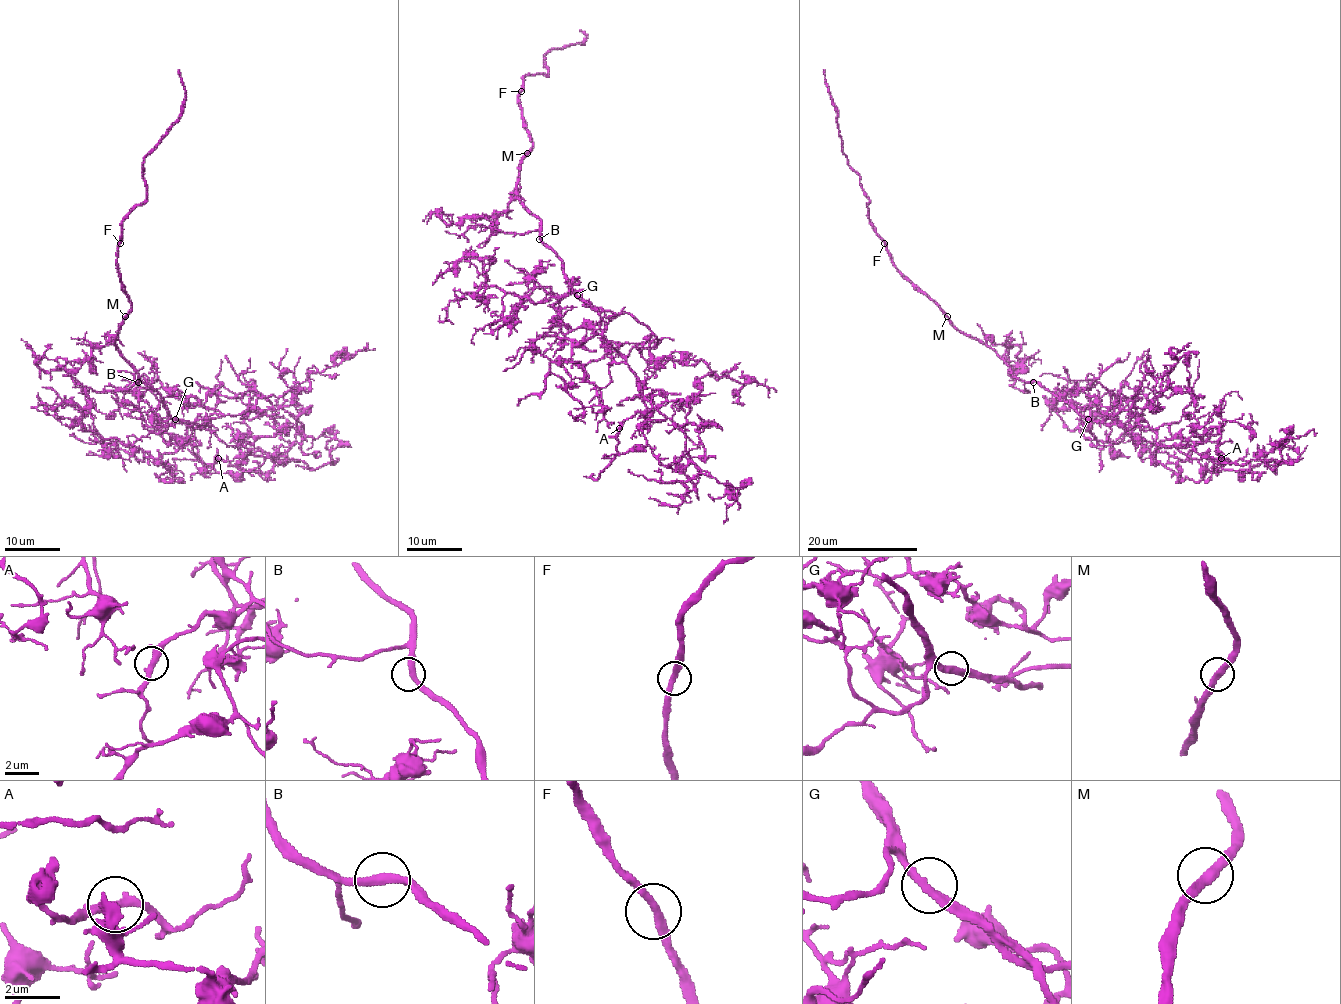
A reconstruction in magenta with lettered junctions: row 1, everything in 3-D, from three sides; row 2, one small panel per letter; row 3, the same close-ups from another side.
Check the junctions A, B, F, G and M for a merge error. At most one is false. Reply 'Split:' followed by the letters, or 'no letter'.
Split: no letter

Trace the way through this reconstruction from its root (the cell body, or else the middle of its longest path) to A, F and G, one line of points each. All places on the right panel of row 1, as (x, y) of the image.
A: (1031, 382), (1085, 418), (1127, 429), (1146, 426), (1160, 445), (1192, 447), (1210, 461), (1221, 458)
F: (1031, 382), (1021, 382), (991, 348), (963, 334), (895, 266), (884, 243)
G: (1031, 382), (1038, 382), (1088, 419)

